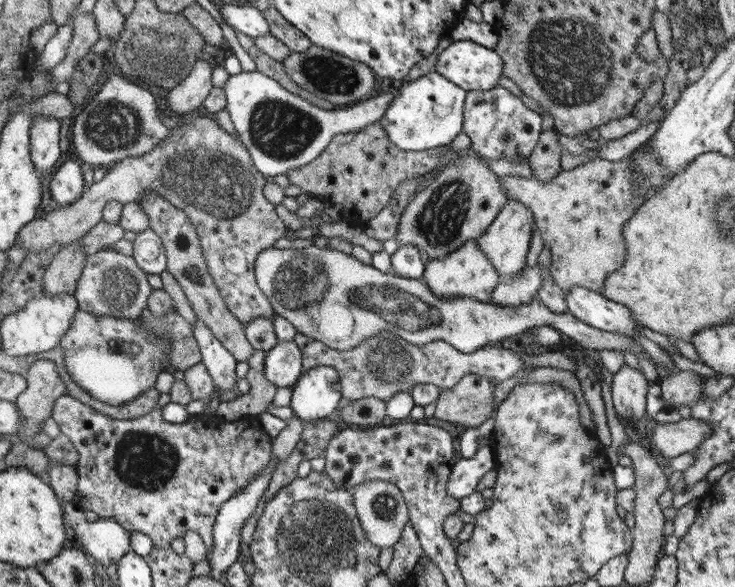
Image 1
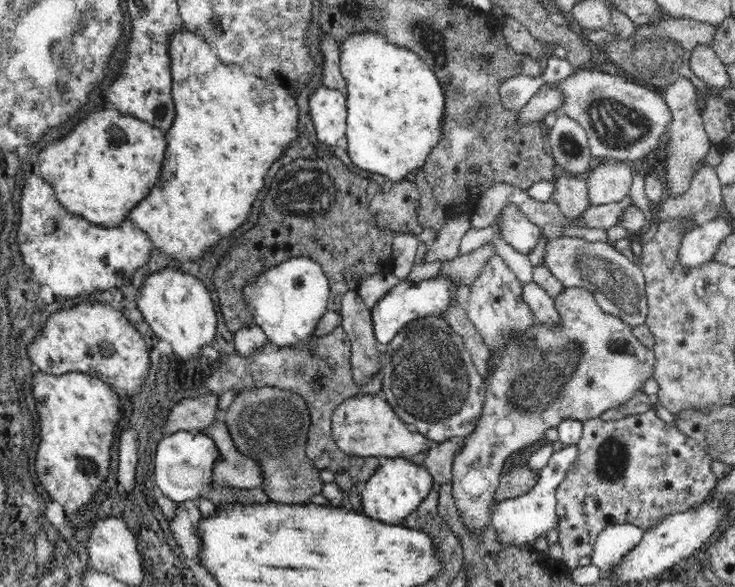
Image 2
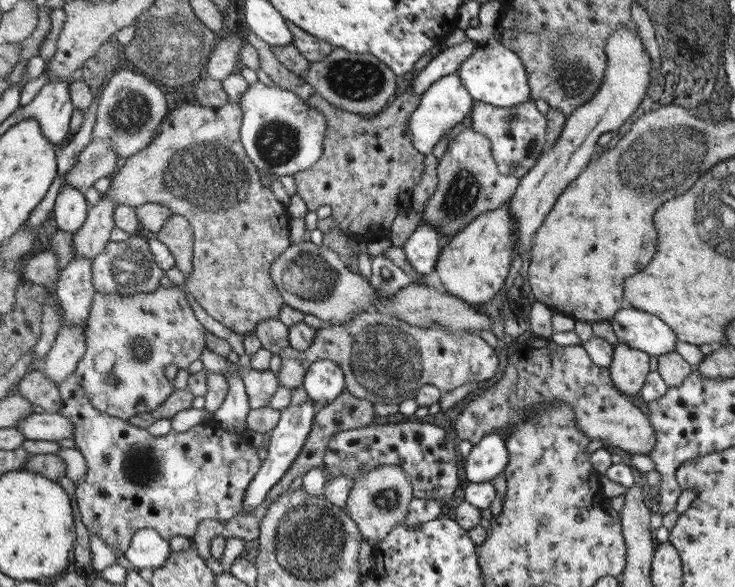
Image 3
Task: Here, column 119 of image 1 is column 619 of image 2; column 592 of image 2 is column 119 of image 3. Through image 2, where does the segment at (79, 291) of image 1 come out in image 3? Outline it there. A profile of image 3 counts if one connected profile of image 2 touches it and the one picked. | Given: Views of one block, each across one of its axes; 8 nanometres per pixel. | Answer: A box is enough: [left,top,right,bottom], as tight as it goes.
[91,234,163,294]

